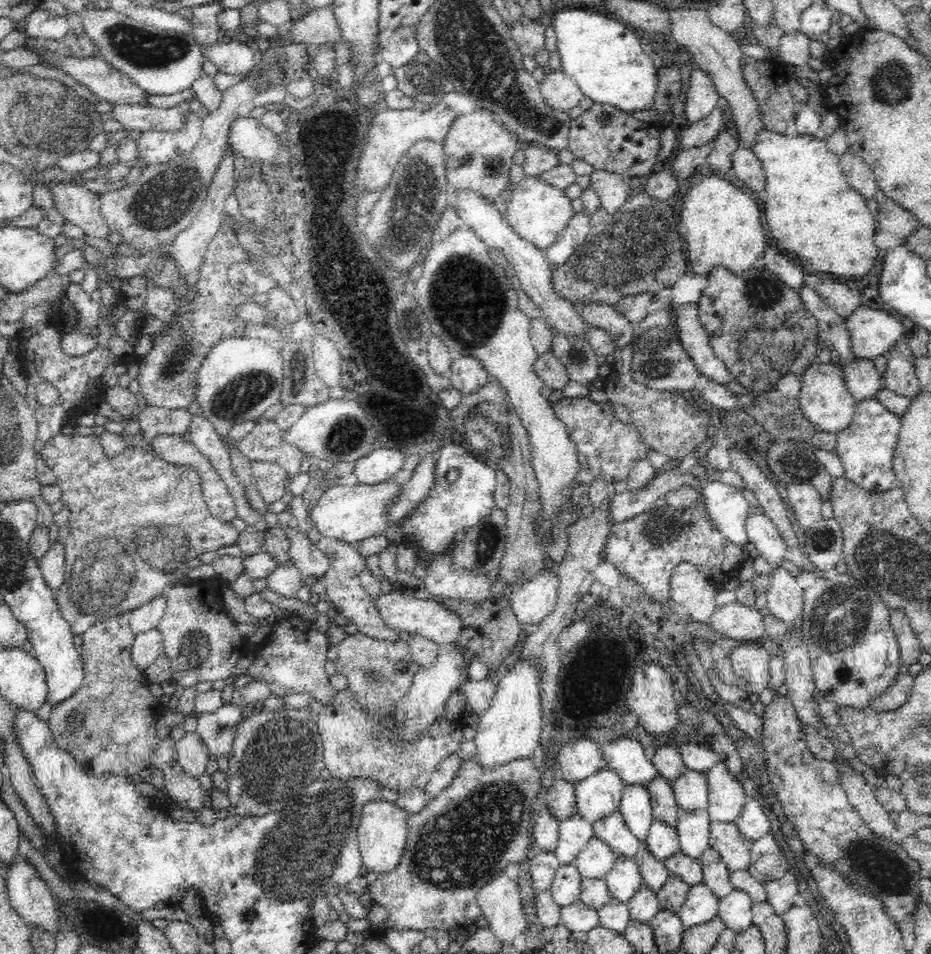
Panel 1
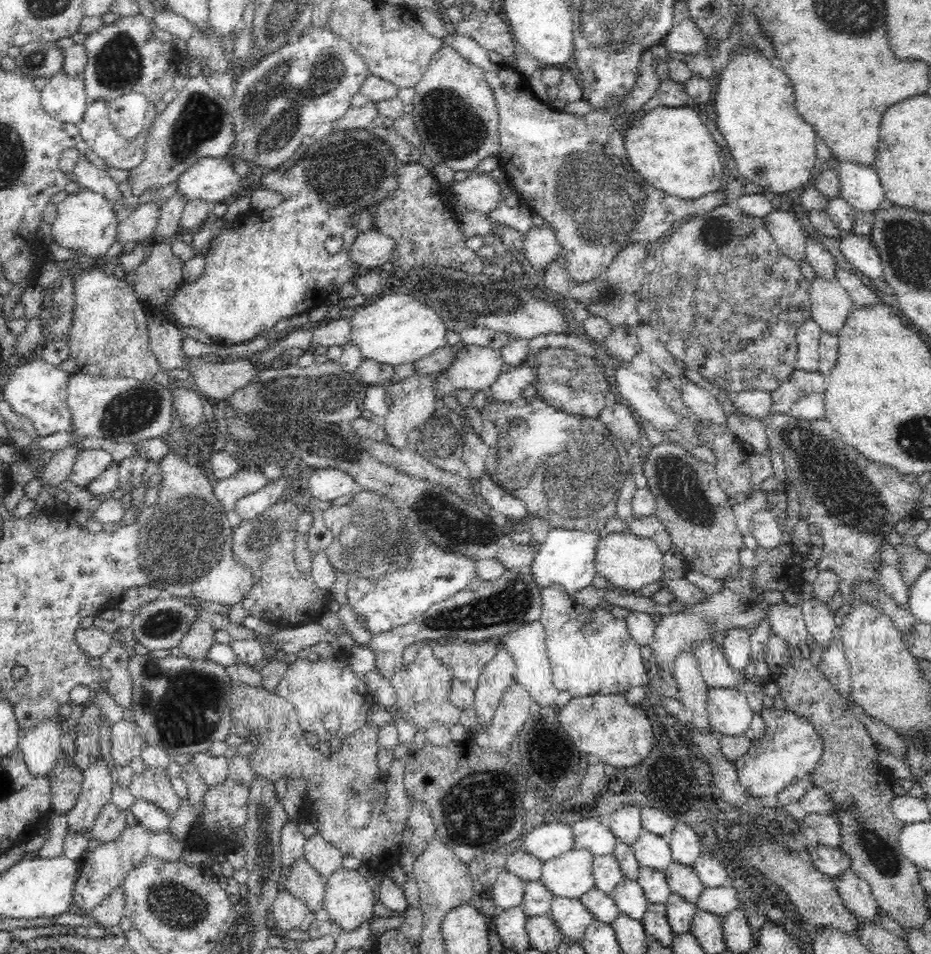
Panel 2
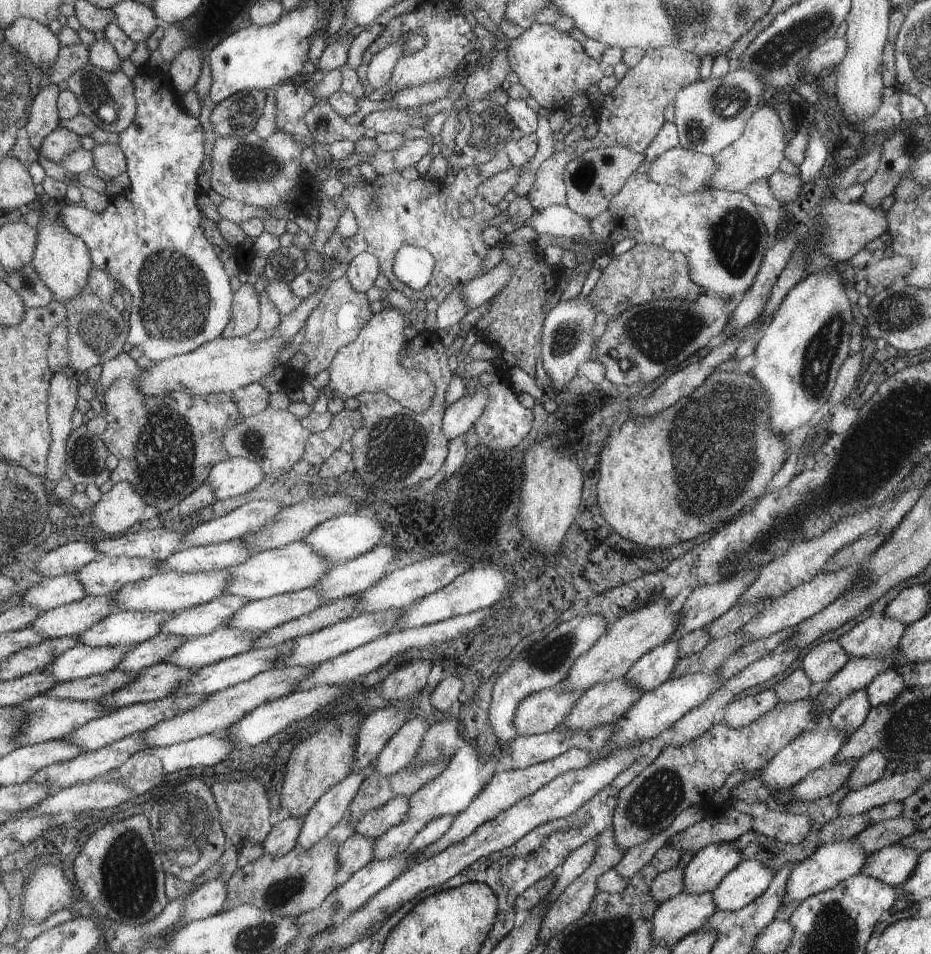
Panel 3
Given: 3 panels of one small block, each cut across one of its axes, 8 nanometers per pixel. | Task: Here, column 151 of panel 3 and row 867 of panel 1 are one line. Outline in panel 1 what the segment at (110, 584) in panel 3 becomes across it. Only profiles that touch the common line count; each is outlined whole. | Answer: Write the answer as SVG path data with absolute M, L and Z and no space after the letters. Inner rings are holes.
M574 862L567 865L561 864L552 887L549 888L552 897L554 897L554 902L556 902L559 907L563 907L580 901L580 886L582 880Z

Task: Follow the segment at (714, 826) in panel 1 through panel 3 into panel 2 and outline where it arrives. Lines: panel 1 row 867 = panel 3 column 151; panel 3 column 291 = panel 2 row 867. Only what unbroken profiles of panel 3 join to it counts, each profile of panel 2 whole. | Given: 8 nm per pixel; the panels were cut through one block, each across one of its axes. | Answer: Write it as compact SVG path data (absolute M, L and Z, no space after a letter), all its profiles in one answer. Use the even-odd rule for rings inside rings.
M673 861L665 871L665 878L671 894L678 894L684 900L695 903L705 889L692 865L685 865Z

